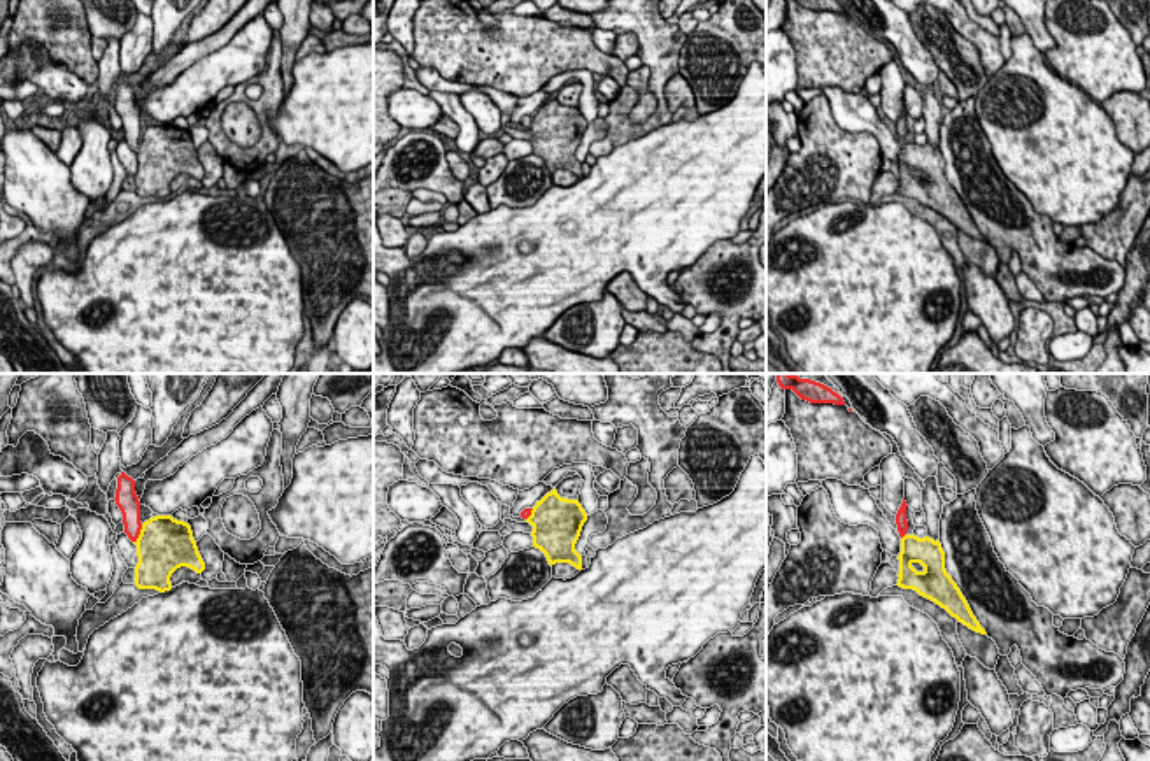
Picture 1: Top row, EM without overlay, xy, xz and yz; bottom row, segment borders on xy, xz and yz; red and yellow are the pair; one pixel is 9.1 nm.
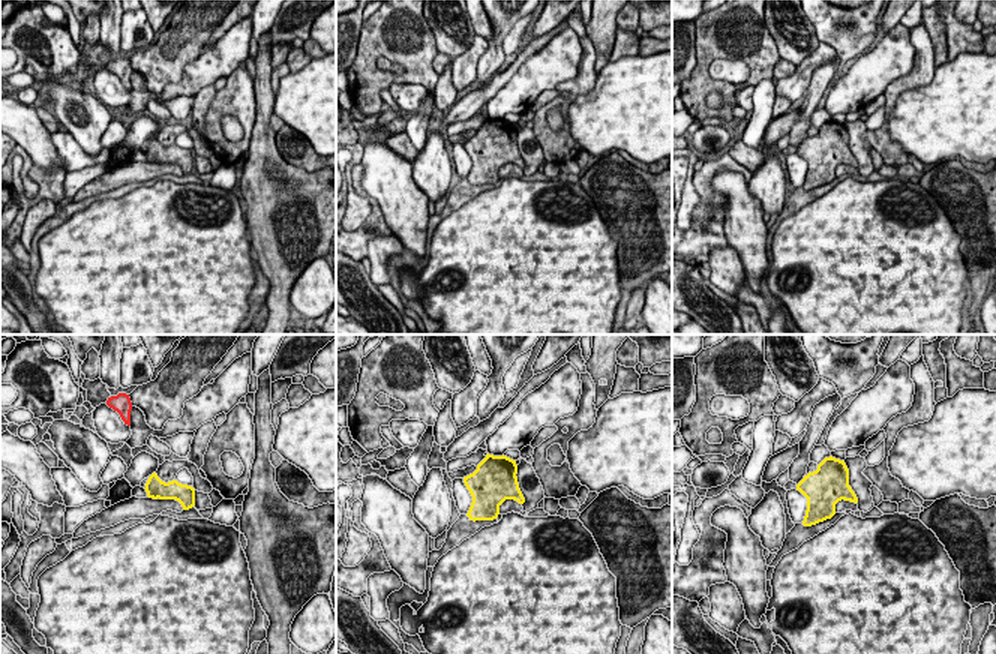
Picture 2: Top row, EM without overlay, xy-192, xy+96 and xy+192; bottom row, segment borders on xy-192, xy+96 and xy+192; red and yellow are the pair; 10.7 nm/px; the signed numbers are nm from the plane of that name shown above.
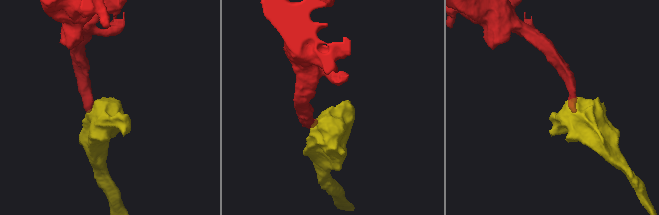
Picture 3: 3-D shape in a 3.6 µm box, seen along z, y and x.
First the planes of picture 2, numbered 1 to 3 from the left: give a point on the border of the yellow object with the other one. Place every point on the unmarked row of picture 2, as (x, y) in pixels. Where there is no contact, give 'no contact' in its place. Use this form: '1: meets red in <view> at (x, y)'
1: no contact
2: no contact
3: no contact

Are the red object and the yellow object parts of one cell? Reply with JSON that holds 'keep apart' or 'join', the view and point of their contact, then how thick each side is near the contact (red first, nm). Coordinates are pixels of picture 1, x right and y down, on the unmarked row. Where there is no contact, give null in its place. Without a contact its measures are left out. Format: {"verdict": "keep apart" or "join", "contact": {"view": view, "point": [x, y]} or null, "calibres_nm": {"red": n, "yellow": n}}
{"verdict": "join", "contact": {"view": "xy", "point": [139, 141]}, "calibres_nm": {"red": 190, "yellow": 480}}

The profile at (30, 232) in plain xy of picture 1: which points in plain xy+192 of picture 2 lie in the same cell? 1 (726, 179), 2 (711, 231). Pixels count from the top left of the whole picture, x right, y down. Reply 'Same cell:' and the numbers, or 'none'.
Same cell: 2

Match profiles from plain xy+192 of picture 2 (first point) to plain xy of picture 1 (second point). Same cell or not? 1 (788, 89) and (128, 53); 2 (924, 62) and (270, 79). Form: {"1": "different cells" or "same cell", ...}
{"1": "same cell", "2": "same cell"}

